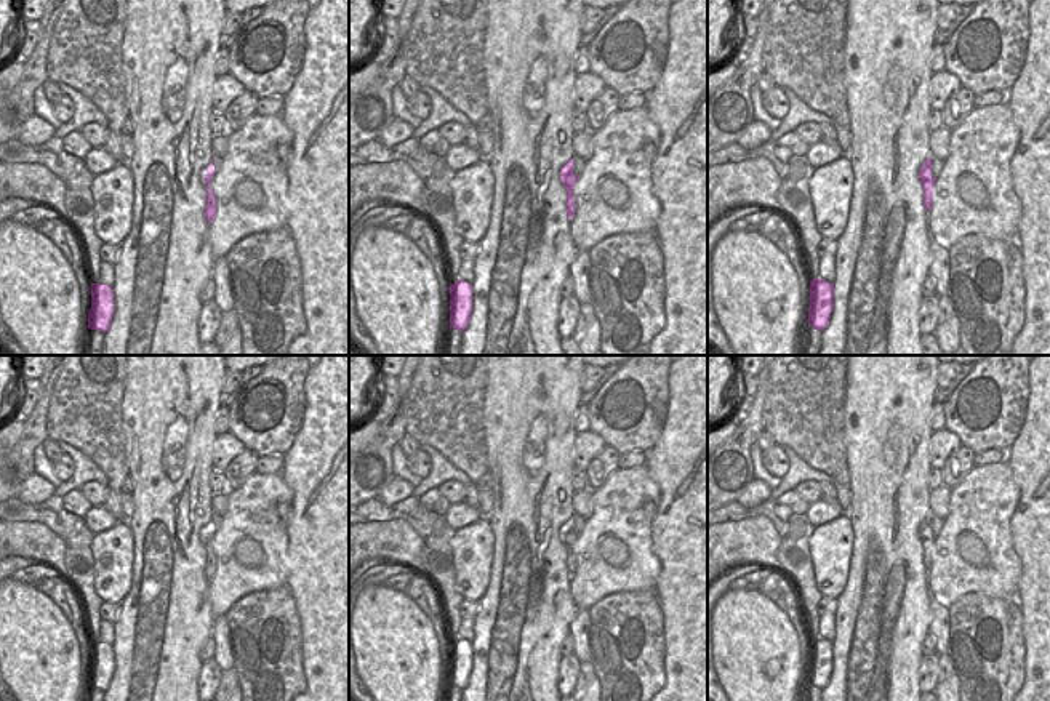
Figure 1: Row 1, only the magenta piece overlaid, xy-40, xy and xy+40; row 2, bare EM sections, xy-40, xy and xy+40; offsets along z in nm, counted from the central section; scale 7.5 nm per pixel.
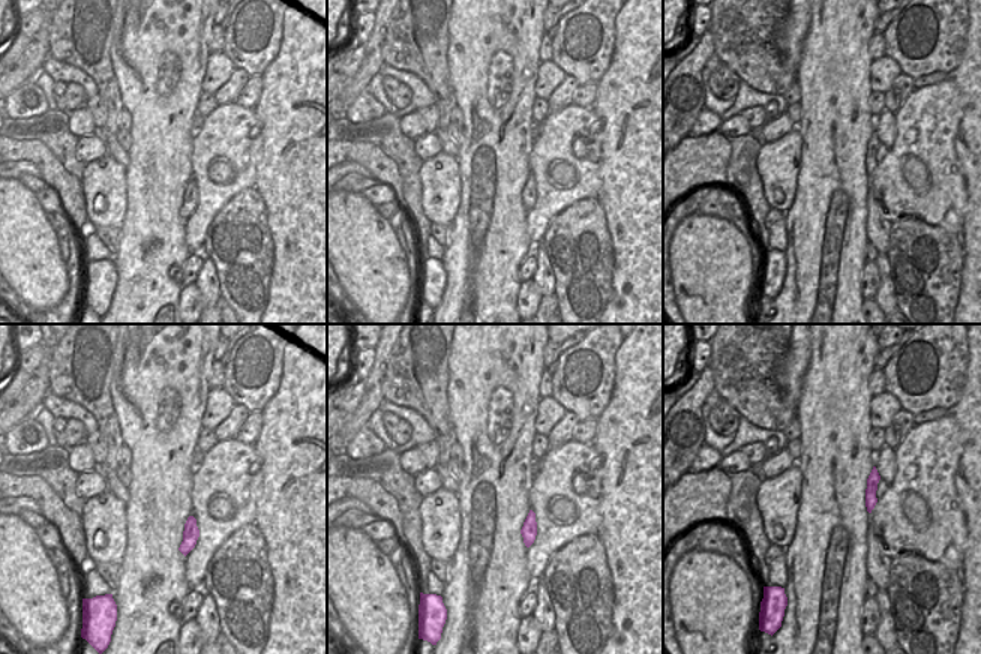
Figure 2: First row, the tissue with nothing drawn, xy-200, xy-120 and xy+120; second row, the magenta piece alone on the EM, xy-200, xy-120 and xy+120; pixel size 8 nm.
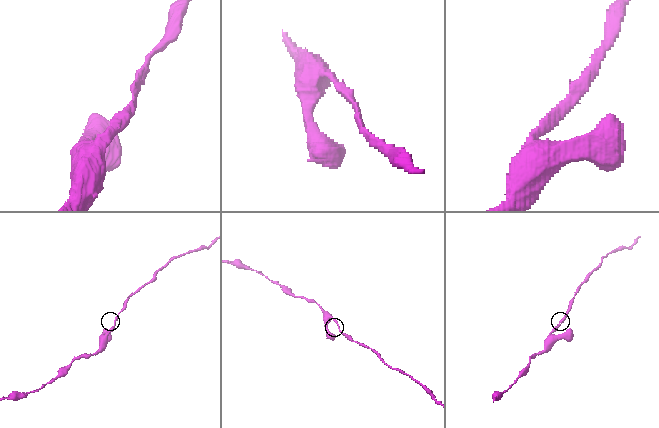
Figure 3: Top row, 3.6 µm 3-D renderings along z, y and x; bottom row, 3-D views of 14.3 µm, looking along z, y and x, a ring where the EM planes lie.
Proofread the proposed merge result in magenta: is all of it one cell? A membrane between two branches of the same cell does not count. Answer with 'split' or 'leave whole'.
leave whole

